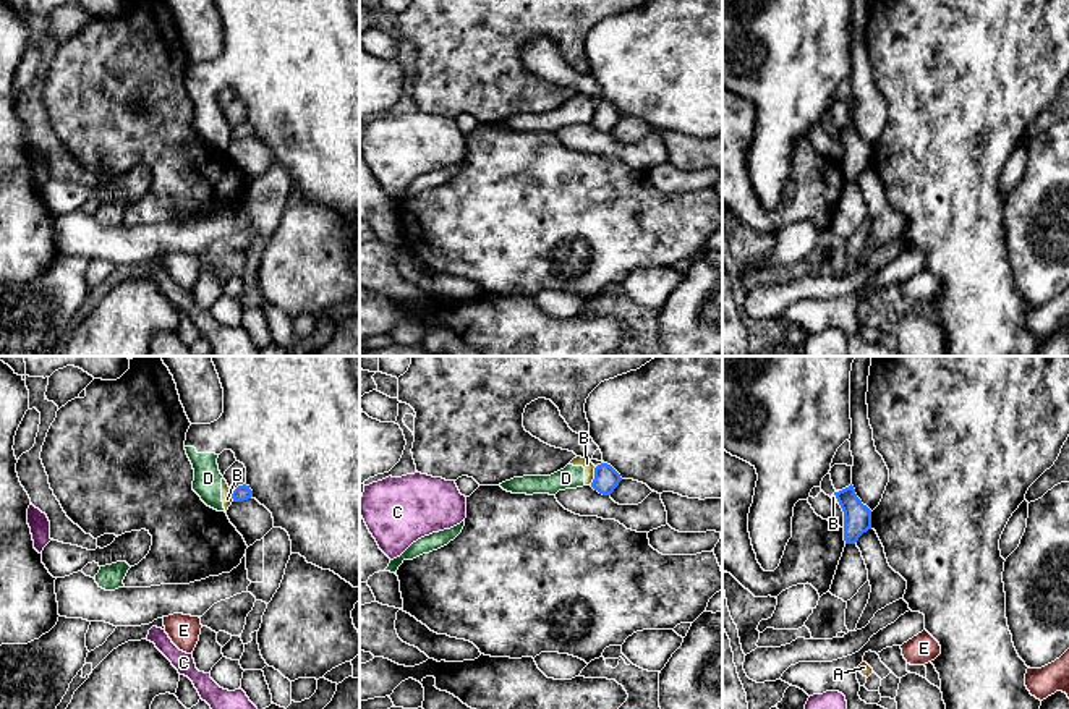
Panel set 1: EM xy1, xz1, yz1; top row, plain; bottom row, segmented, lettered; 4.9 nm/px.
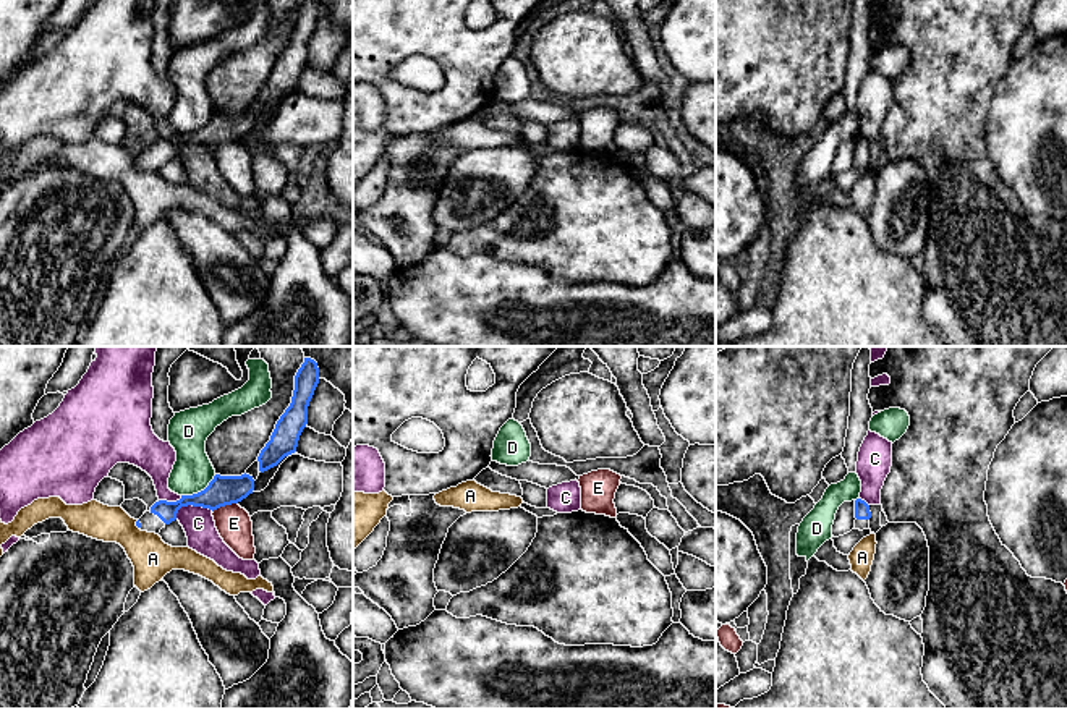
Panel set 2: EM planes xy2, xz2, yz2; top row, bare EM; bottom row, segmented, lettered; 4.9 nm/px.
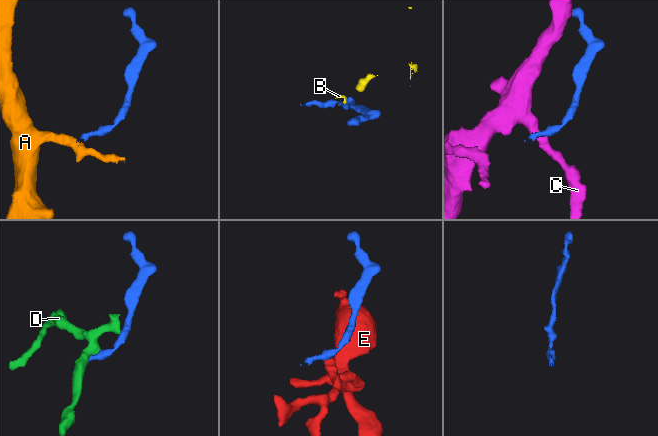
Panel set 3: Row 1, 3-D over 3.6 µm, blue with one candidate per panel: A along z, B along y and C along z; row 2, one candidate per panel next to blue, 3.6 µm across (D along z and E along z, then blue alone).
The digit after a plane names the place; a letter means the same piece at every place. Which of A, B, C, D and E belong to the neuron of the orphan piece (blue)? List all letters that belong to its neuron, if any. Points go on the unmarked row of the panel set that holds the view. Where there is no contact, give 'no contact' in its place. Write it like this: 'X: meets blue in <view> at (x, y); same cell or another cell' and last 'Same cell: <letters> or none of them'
A: meets blue in xy2 at (136, 162); another cell
B: meets blue in xz1 at (595, 114); another cell
C: meets blue in xy2 at (191, 141); another cell
D: meets blue in xy2 at (201, 128); another cell
E: meets blue in xy2 at (224, 143); another cell
Same cell: none of them

